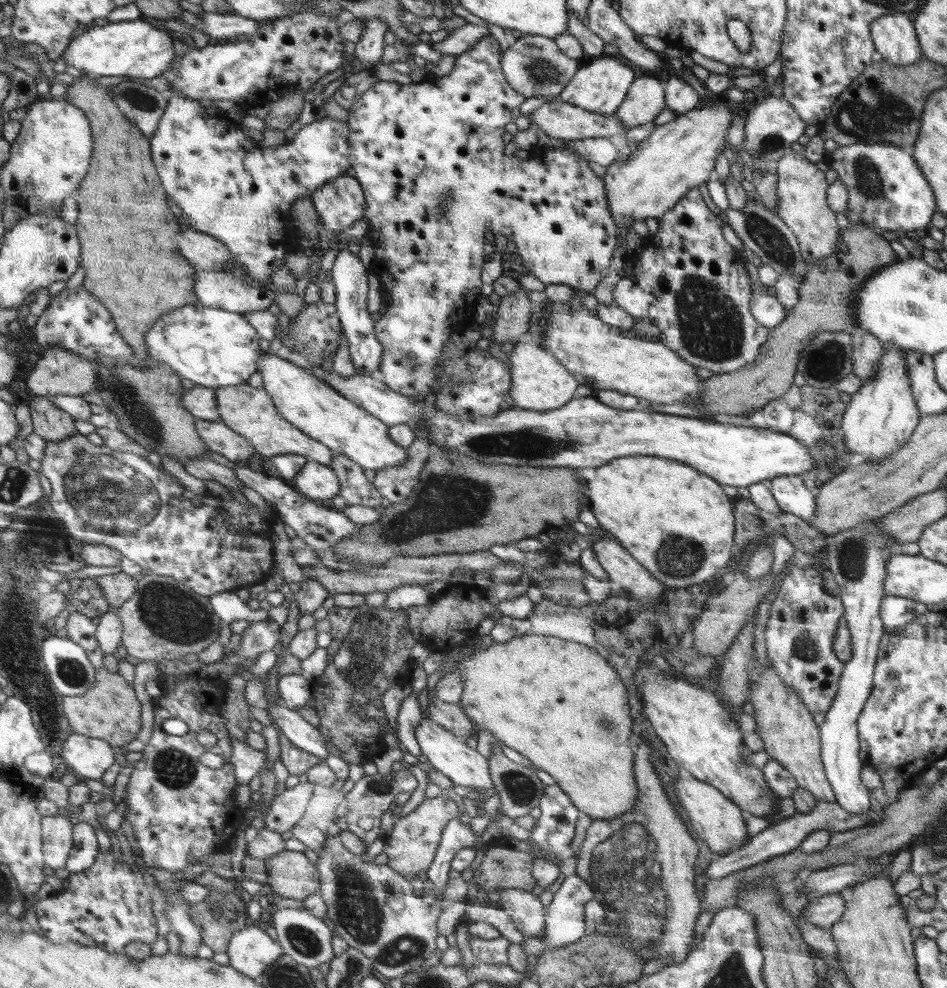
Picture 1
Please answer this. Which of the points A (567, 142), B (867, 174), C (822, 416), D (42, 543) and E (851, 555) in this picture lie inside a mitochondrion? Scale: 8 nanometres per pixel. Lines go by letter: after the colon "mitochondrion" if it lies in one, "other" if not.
A: other
B: mitochondrion
C: other
D: mitochondrion
E: mitochondrion

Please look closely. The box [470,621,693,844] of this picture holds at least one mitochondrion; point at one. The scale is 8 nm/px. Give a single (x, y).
(521, 789)

